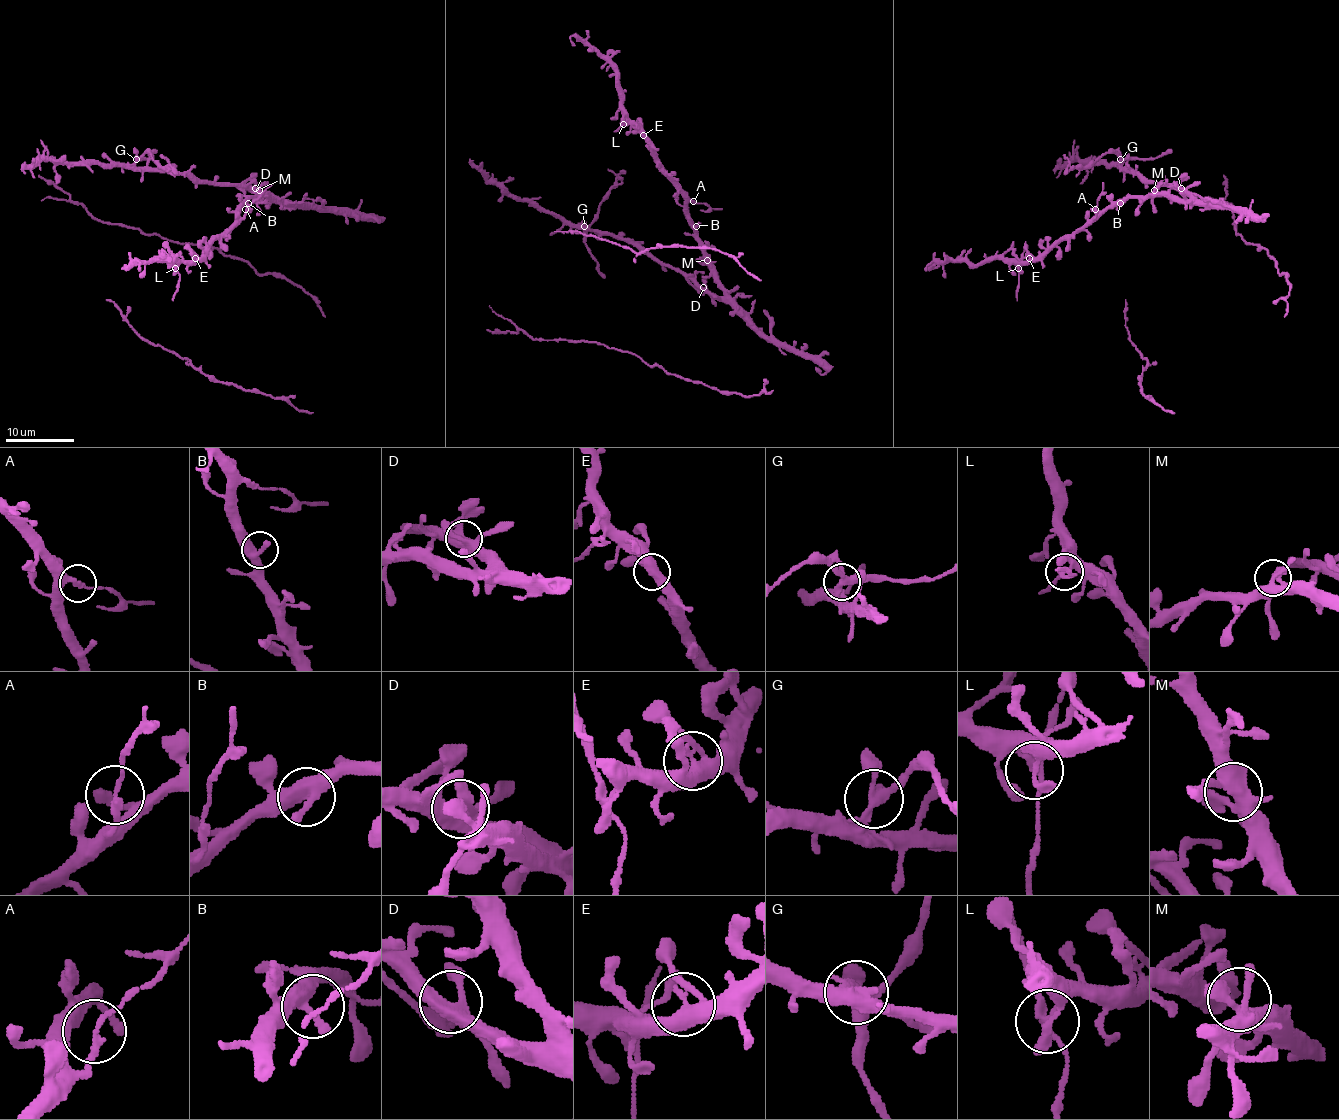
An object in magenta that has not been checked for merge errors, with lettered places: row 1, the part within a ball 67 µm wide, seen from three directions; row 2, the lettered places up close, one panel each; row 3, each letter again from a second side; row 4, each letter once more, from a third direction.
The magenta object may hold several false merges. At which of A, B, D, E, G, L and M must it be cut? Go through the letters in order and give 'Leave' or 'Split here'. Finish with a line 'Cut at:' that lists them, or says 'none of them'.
A: Split here
B: Leave
D: Leave
E: Leave
G: Split here
L: Split here
M: Leave
Cut at: A, G, L

